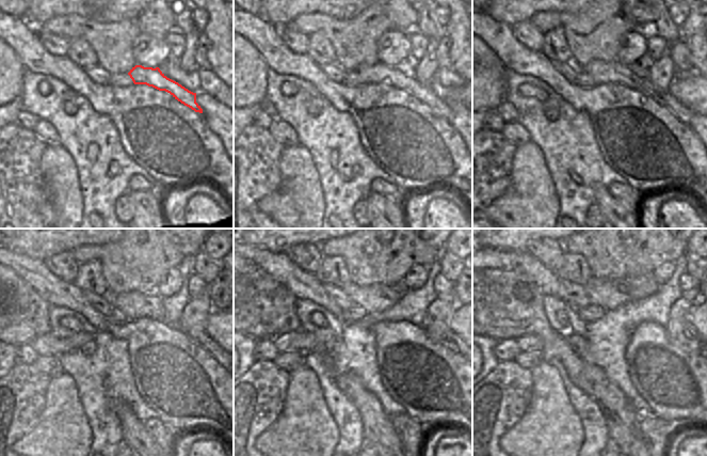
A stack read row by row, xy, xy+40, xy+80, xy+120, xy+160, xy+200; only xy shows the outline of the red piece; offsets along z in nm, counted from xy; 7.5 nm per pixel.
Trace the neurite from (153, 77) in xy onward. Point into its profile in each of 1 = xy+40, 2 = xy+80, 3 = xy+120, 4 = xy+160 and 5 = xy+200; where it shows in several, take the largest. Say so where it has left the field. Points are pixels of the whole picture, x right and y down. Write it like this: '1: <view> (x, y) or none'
1: xy+40 (401, 76)
2: xy+80 (636, 75)
3: xy+120 (133, 304)
4: xy+160 (374, 298)
5: xy+200 (608, 294)

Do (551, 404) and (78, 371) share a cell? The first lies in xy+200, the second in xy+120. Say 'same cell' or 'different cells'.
different cells

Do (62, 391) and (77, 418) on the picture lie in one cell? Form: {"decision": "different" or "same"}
{"decision": "same"}

